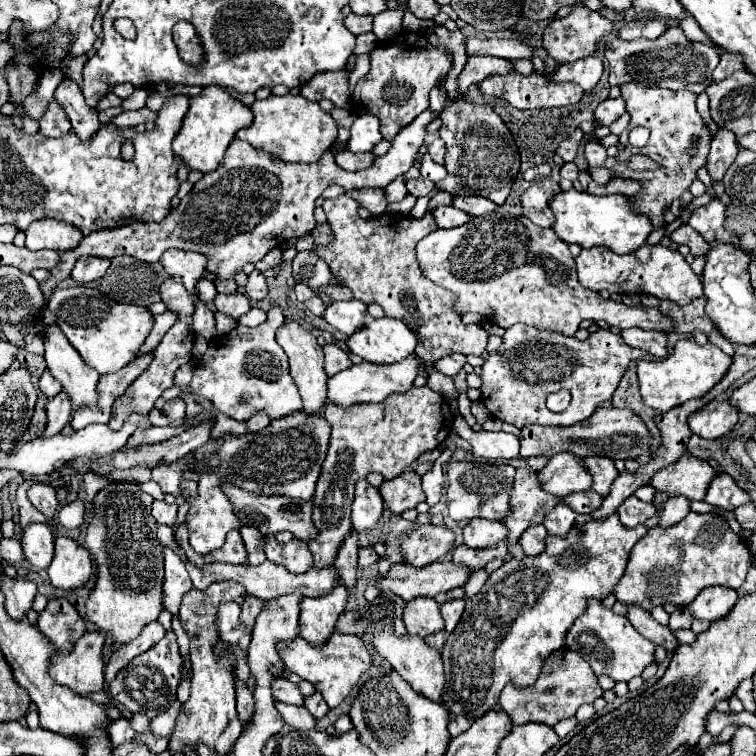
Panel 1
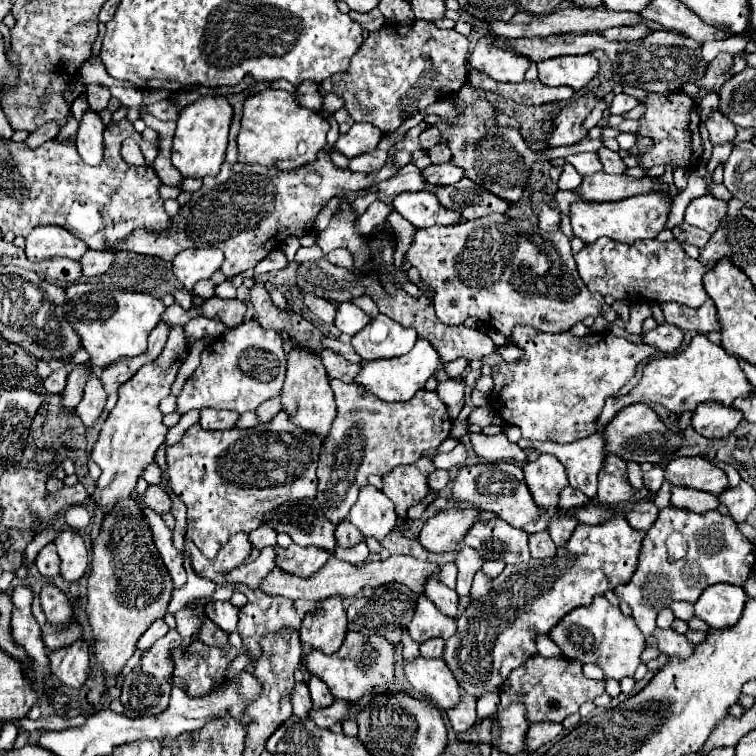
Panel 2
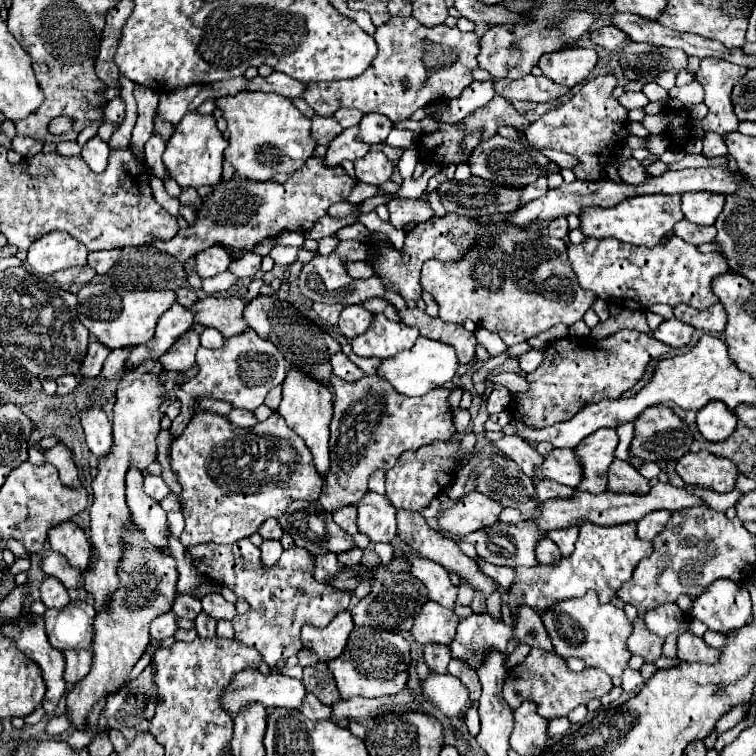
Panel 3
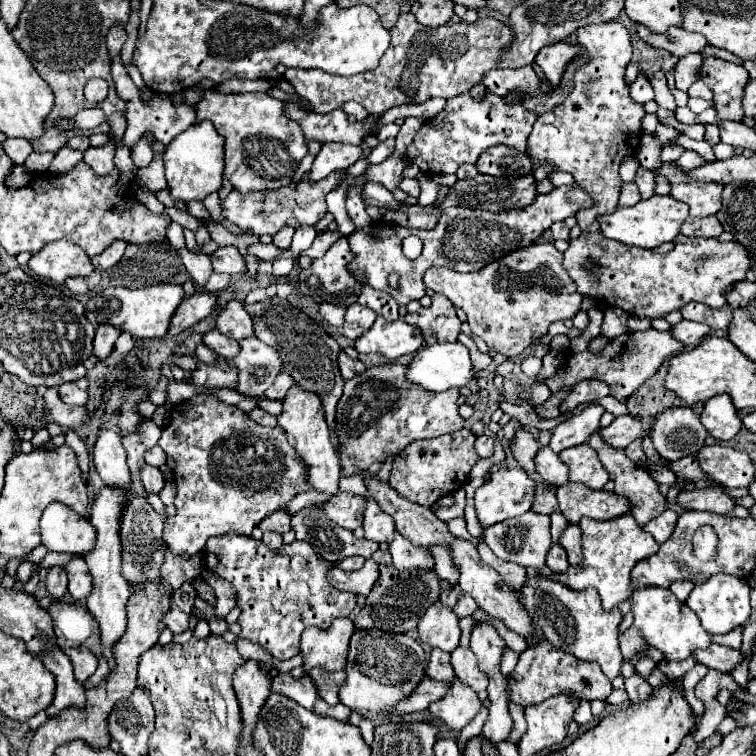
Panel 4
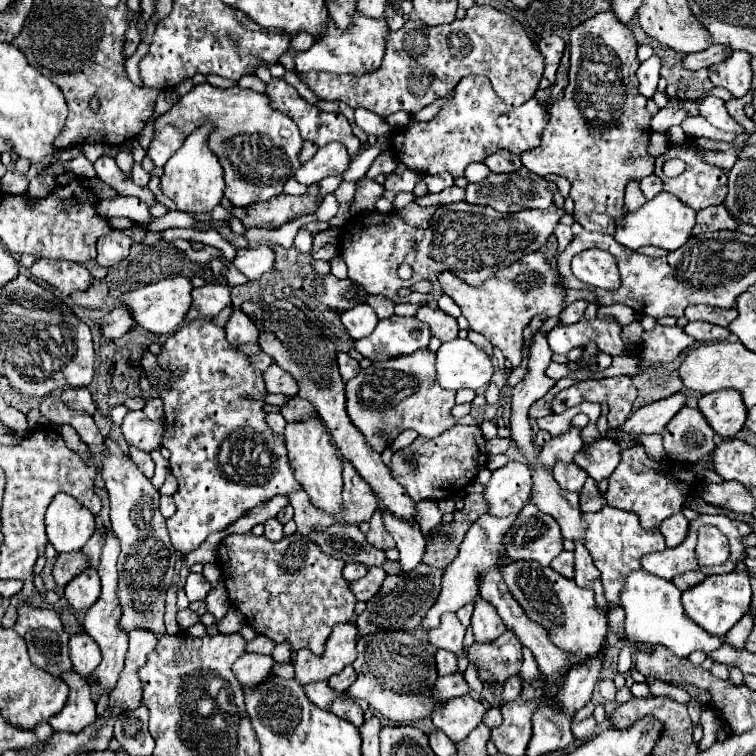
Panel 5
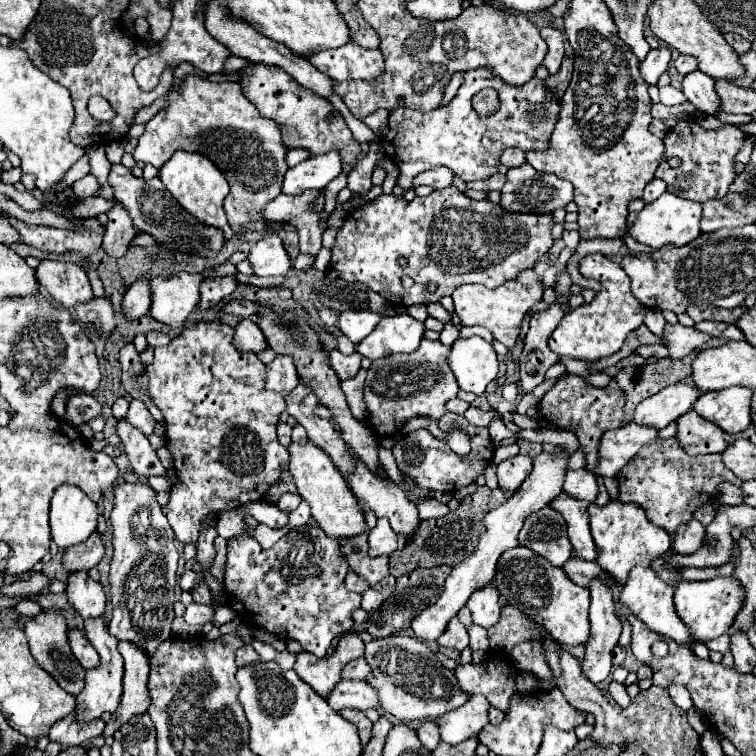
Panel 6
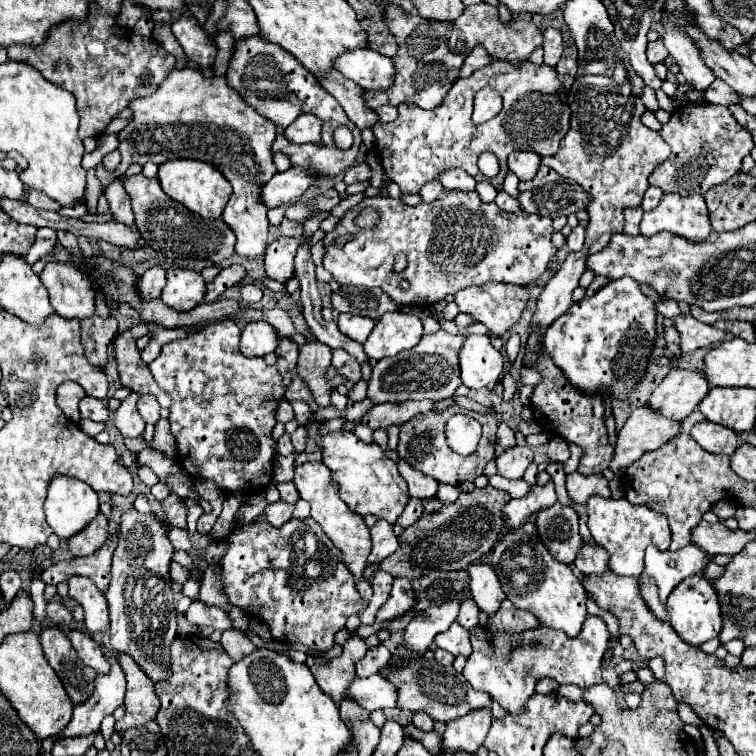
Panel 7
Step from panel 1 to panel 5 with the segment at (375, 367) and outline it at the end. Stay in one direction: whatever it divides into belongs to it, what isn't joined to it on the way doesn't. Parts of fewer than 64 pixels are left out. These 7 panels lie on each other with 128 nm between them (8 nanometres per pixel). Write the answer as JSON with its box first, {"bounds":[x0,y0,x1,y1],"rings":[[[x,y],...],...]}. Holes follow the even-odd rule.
{"bounds":[436,338,492,390],"rings":[[[468,338],[444,342],[436,352],[436,380],[444,390],[482,390],[490,384],[492,362]]]}

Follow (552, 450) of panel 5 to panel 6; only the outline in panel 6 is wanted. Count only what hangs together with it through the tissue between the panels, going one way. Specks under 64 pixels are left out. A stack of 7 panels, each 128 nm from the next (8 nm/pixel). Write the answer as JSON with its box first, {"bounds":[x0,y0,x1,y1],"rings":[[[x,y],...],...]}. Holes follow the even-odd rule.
{"bounds":[412,448,570,642],"rings":[[[560,448],[560,454],[540,452],[540,454],[536,454],[532,458],[534,460],[534,470],[524,480],[524,484],[520,486],[520,490],[512,496],[512,500],[508,500],[506,504],[502,504],[500,508],[496,508],[496,510],[492,510],[492,512],[488,512],[484,516],[484,534],[480,534],[476,550],[468,558],[464,558],[460,564],[456,564],[452,568],[452,572],[446,578],[446,584],[444,584],[444,594],[438,598],[436,604],[432,604],[428,610],[420,612],[412,620],[412,630],[414,630],[416,638],[426,640],[426,642],[428,640],[436,640],[444,632],[448,620],[452,616],[456,616],[456,612],[468,602],[468,598],[476,590],[480,590],[480,588],[488,586],[490,582],[494,582],[496,562],[498,562],[498,558],[506,550],[518,546],[516,534],[520,532],[520,526],[524,524],[526,516],[532,514],[532,512],[536,512],[536,510],[540,510],[540,508],[544,508],[544,506],[548,506],[548,502],[554,500],[562,492],[562,482],[564,482],[566,470],[568,470],[568,458],[570,458],[570,454],[568,454],[566,448]]]}

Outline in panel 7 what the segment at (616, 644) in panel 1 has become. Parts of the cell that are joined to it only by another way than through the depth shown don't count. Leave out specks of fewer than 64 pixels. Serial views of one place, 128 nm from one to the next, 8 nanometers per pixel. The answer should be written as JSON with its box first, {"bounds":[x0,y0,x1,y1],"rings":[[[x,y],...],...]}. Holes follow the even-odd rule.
{"bounds":[490,516,588,636],"rings":[[[534,516],[518,532],[508,532],[506,536],[500,536],[490,554],[490,564],[504,588],[506,598],[512,600],[516,608],[532,612],[542,624],[548,624],[556,630],[560,628],[566,632],[566,636],[580,634],[580,628],[588,616],[586,590],[582,588],[570,566],[556,562],[538,540]]]}

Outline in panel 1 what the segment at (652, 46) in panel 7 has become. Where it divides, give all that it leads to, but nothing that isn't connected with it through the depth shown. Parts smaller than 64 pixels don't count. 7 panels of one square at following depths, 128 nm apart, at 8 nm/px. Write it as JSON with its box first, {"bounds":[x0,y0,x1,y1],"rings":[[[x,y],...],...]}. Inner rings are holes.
{"bounds":[594,98,626,126],"rings":[[[608,98],[604,102],[598,104],[596,112],[594,112],[594,120],[600,124],[600,126],[610,126],[616,118],[620,118],[622,114],[626,112],[626,106],[624,106],[624,100],[622,98]]]}

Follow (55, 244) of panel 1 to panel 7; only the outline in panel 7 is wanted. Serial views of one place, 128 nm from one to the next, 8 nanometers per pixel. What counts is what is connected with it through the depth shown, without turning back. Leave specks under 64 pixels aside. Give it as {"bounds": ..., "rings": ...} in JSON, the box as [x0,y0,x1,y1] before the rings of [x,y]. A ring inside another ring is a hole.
{"bounds":[40,262,94,318],"rings":[[[48,262],[46,268],[40,274],[42,284],[46,286],[48,294],[50,294],[50,304],[54,306],[54,310],[64,316],[64,318],[88,318],[94,312],[94,292],[92,286],[88,284],[88,278],[74,266],[68,262]]]}

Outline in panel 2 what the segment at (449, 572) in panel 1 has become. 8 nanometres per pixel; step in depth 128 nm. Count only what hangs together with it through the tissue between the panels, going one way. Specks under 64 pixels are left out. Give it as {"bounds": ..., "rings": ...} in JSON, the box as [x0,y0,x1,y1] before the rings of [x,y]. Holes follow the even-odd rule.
{"bounds":[260,556,440,600],"rings":[[[332,556],[332,560],[328,560],[328,564],[324,564],[324,568],[320,568],[320,572],[316,572],[316,576],[310,578],[300,578],[294,574],[288,574],[284,570],[280,570],[278,566],[262,580],[260,590],[268,596],[284,596],[284,598],[292,598],[292,600],[326,600],[330,596],[356,596],[364,586],[382,586],[382,584],[390,584],[390,582],[398,582],[408,586],[412,592],[416,594],[424,594],[424,584],[428,582],[428,578],[436,578],[440,580],[440,566],[432,564],[432,562],[422,562],[416,560],[412,556],[390,556],[386,560],[380,562],[366,562],[360,566],[352,566],[348,562],[336,560],[336,556]]]}

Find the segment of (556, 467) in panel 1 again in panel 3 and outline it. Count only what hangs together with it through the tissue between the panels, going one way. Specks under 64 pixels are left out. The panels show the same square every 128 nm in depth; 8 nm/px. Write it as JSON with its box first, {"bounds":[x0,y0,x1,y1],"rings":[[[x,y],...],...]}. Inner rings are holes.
{"bounds":[574,428,618,494],"rings":[[[602,428],[574,448],[580,460],[580,468],[584,472],[576,490],[592,494],[600,494],[606,490],[606,470],[614,460],[616,444],[618,444],[616,430]]]}

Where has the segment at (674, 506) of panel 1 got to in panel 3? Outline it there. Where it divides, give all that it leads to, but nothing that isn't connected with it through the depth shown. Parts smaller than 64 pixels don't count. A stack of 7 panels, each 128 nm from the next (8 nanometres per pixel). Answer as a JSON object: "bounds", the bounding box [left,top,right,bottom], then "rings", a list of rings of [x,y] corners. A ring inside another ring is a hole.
{"bounds":[684,486,742,512],"rings":[[[684,486],[688,492],[692,492],[694,496],[700,496],[700,500],[710,508],[710,510],[720,510],[720,512],[726,512],[730,506],[734,506],[738,502],[738,498],[742,496],[742,492],[738,490],[730,490],[730,492],[724,492],[724,494],[718,494],[718,492],[712,492],[712,490],[704,490],[704,488],[694,488],[694,486]]]}

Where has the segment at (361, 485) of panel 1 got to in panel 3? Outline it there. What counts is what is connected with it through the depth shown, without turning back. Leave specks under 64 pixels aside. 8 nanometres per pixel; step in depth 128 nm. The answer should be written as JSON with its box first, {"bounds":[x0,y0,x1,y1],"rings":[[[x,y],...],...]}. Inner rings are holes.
{"bounds":[358,492,396,542],"rings":[[[368,492],[358,504],[358,530],[372,542],[390,542],[396,536],[396,508],[384,494]]]}

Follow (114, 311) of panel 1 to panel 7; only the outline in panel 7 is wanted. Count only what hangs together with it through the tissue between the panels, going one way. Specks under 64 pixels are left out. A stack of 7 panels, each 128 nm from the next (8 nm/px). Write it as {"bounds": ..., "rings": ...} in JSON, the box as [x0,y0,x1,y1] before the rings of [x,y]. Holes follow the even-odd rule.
{"bounds":[162,270,206,312],"rings":[[[168,270],[166,286],[162,290],[162,302],[176,312],[188,312],[204,300],[206,284],[200,272],[194,270]]]}

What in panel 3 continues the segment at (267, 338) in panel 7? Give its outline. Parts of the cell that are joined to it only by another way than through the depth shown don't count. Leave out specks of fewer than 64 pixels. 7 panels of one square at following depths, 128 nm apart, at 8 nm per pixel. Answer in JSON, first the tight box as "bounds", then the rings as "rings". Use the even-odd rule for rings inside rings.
{"bounds":[192,296,248,338],"rings":[[[206,296],[192,304],[192,310],[196,310],[194,322],[204,328],[216,328],[224,338],[236,336],[248,328],[242,318],[244,308],[244,300],[236,296]]]}

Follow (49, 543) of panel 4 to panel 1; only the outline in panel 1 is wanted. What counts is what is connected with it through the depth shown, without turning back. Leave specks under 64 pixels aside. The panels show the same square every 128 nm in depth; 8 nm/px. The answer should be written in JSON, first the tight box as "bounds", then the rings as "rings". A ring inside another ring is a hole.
{"bounds":[46,536,94,590],"rings":[[[58,536],[54,544],[54,558],[46,572],[54,588],[74,590],[86,586],[86,582],[94,574],[94,568],[86,548],[78,546],[70,538]]]}

